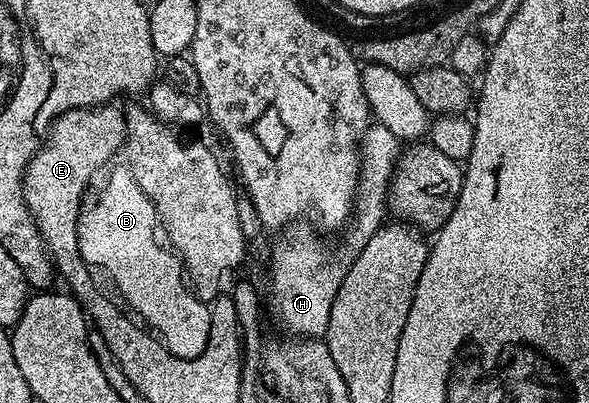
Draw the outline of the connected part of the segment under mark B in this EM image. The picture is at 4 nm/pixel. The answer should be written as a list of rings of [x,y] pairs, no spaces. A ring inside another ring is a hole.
[[[127,166],[114,169],[100,193],[81,203],[78,250],[84,261],[93,269],[101,268],[116,283],[124,295],[123,303],[159,337],[170,354],[193,360],[208,345],[212,310],[192,291],[175,251],[156,241],[156,232],[158,236],[156,207]]]

